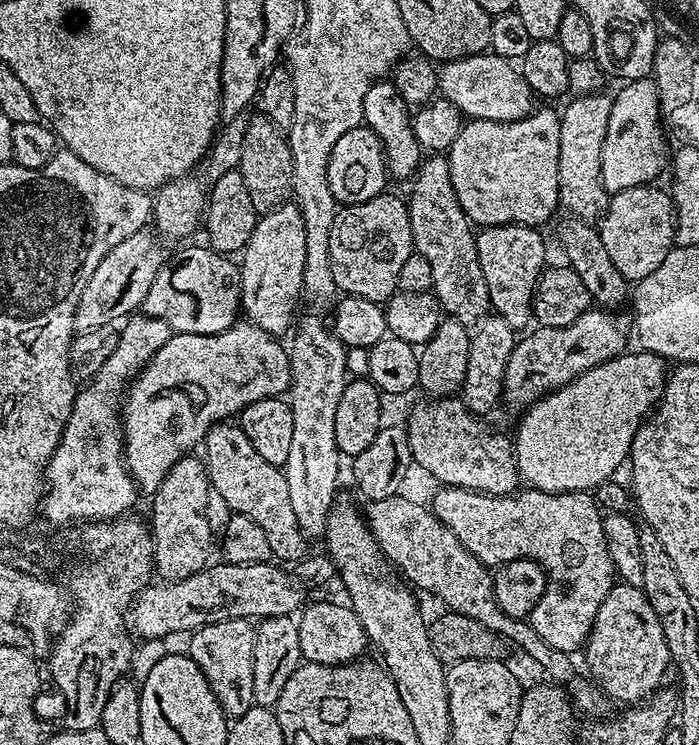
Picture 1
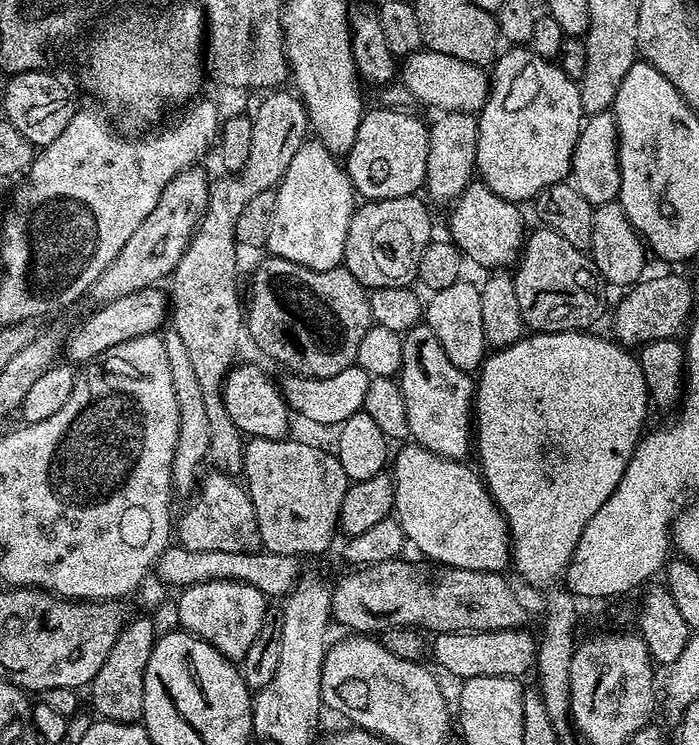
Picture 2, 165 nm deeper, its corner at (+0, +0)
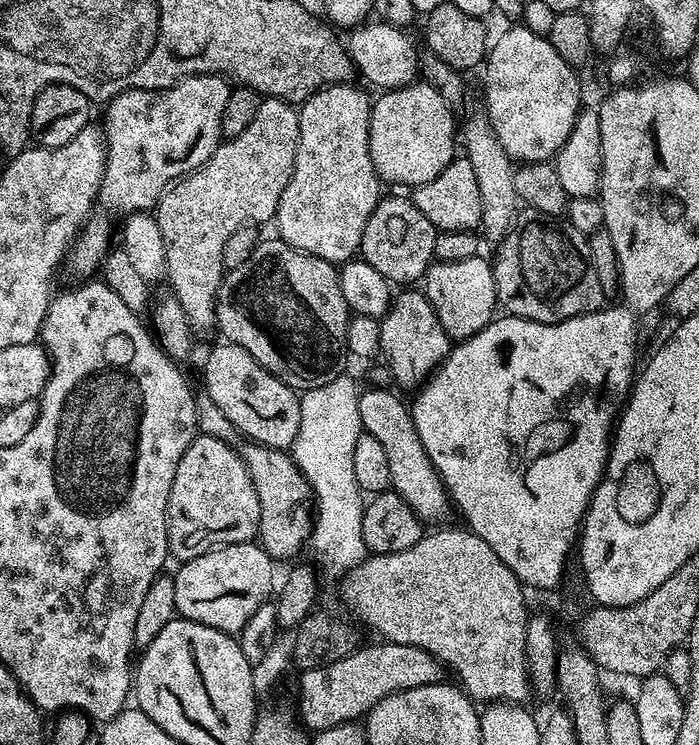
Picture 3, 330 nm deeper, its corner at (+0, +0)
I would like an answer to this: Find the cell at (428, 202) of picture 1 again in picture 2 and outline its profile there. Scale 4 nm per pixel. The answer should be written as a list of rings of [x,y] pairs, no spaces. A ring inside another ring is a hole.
[[[441,112],[435,118],[437,120],[431,121],[428,130],[424,188],[429,201],[437,200],[448,206],[460,197],[468,184],[473,183],[480,121],[470,112]]]

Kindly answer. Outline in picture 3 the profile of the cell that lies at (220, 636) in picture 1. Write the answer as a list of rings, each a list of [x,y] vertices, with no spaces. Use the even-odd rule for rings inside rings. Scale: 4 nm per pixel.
[[[259,543],[221,544],[193,560],[185,560],[174,572],[174,602],[185,620],[210,626],[229,634],[239,634],[250,622],[254,610],[273,595],[274,561]]]

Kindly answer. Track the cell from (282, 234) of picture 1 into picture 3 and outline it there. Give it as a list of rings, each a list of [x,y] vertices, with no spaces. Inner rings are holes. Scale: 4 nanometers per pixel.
[[[331,84],[299,105],[300,141],[294,174],[282,190],[274,217],[279,239],[337,266],[359,253],[366,222],[382,199],[382,181],[370,162],[368,145],[372,100],[354,85]]]

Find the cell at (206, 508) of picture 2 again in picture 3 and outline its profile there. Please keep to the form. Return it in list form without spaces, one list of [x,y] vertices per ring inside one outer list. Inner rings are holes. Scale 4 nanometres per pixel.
[[[203,434],[190,442],[178,470],[174,470],[166,526],[169,553],[180,562],[198,558],[221,544],[246,544],[257,539],[258,494],[254,494],[250,474],[233,445]]]

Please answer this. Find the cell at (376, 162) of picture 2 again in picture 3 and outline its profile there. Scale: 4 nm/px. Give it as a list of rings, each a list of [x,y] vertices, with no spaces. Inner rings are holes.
[[[413,82],[404,88],[390,88],[379,93],[380,97],[372,100],[370,114],[370,162],[374,162],[374,170],[385,185],[408,184],[415,186],[434,182],[442,170],[458,152],[458,120],[452,117],[453,105],[446,102],[433,84]]]

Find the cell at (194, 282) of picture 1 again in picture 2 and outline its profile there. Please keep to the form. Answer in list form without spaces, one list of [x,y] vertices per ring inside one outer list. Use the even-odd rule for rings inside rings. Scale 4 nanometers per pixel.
[[[159,287],[143,288],[141,292],[126,294],[109,304],[101,304],[95,309],[93,316],[78,325],[66,340],[66,356],[73,365],[83,366],[97,360],[110,346],[118,346],[118,342],[130,342],[139,336],[151,336],[161,331],[160,323],[165,323],[170,312],[170,300],[160,293]]]

